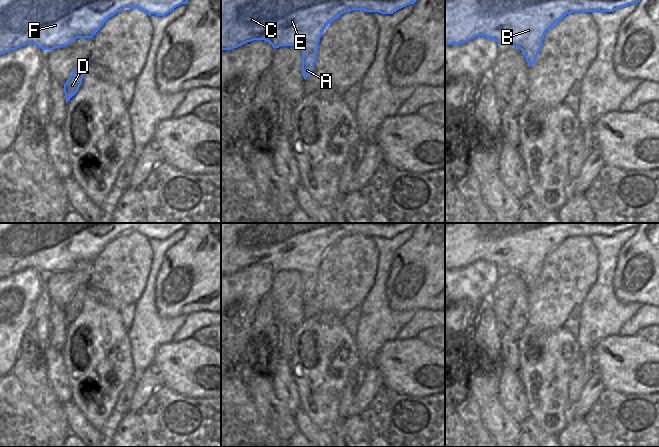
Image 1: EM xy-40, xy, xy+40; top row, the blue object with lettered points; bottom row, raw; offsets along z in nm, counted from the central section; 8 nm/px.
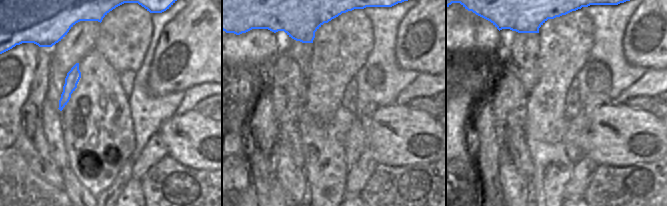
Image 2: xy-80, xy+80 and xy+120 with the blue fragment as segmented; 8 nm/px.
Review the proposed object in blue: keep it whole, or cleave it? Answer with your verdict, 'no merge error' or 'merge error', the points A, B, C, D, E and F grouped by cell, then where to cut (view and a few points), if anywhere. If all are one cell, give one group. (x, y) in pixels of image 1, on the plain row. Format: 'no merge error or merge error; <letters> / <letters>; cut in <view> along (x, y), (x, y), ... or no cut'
no merge error; A B C D E F; no cut

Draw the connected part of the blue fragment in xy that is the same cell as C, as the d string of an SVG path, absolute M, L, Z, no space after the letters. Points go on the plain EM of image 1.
M221 223L221 274L231 274L253 264L265 264L273 272L297 270L302 275L302 299L306 303L314 293L320 261L326 251L341 238L353 234L393 238L418 223Z

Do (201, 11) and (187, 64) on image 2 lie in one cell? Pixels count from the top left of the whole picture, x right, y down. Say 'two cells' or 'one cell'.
one cell

